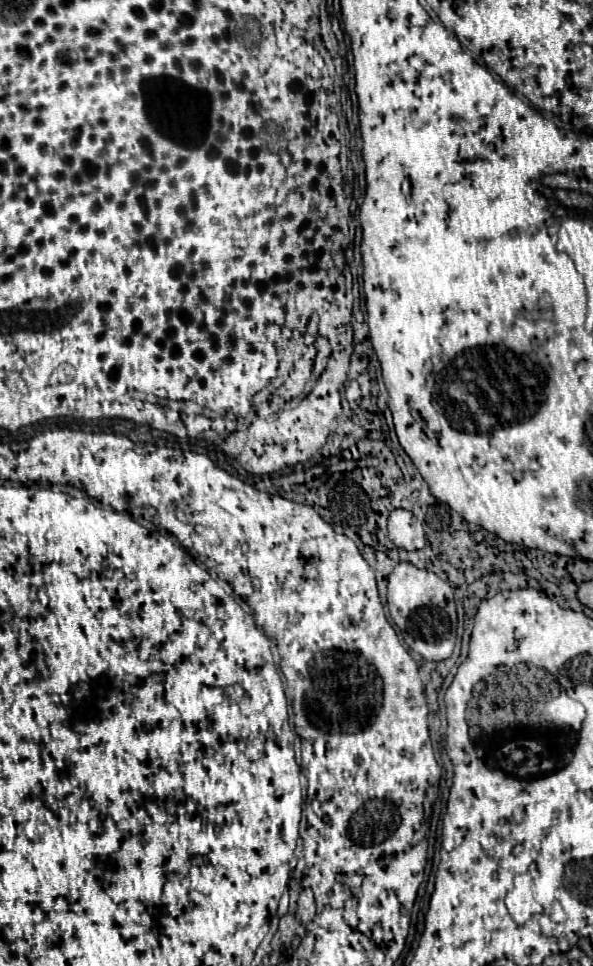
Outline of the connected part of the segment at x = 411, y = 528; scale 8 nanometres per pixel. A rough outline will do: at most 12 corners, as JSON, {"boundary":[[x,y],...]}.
{"boundary":[[407,509],[389,515],[389,539],[399,549],[425,545],[417,517]]}

